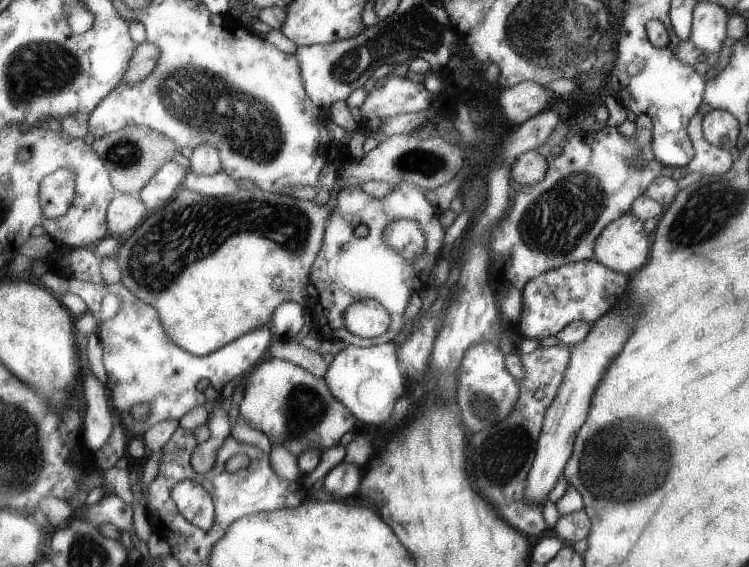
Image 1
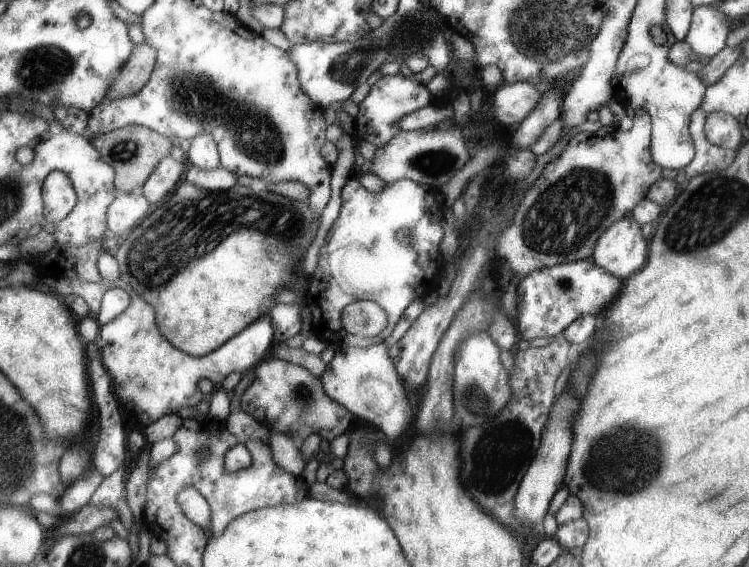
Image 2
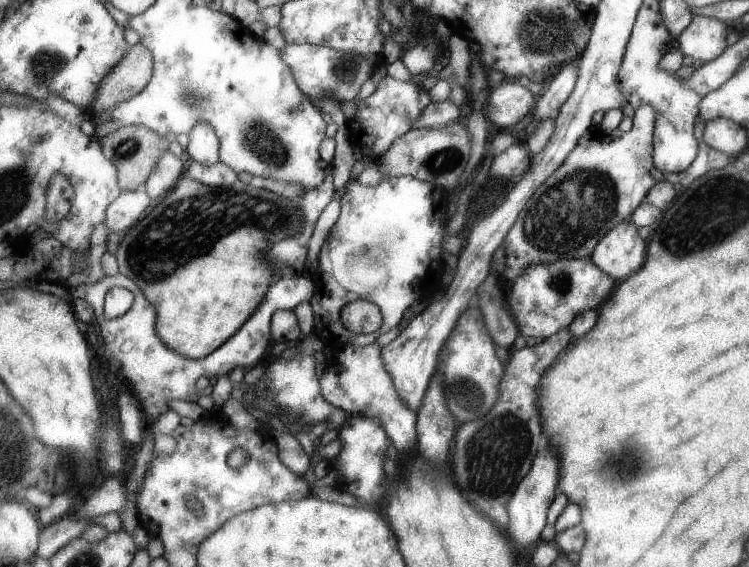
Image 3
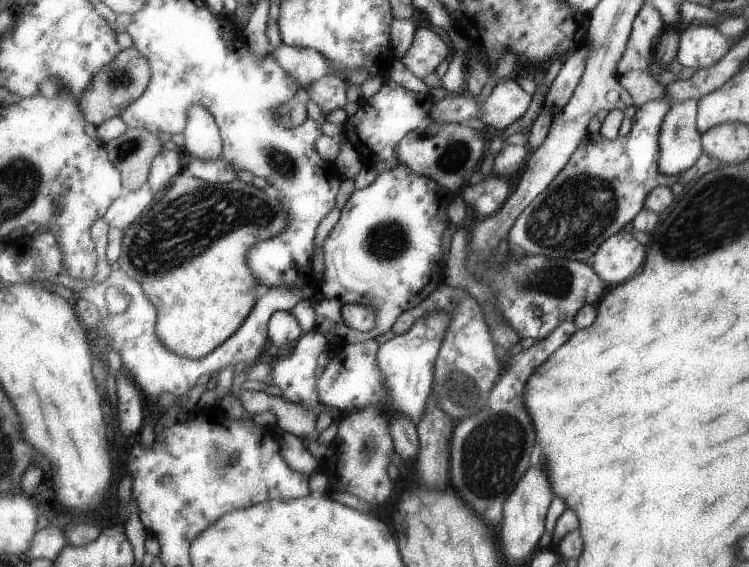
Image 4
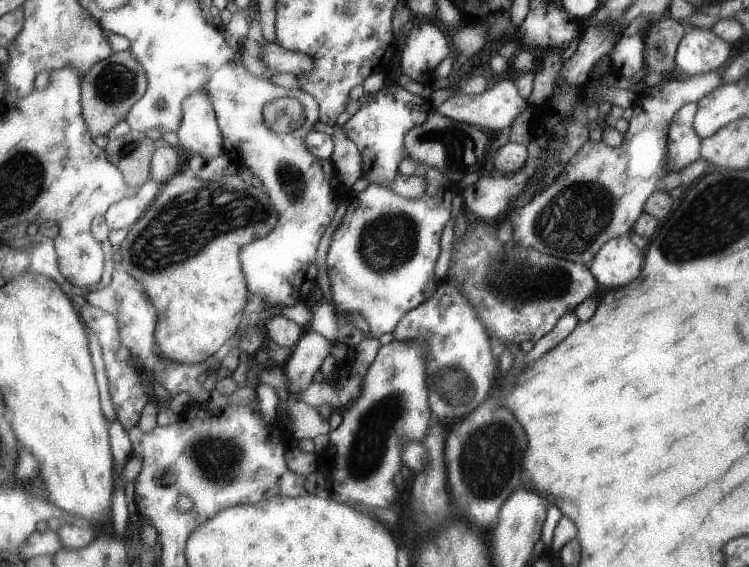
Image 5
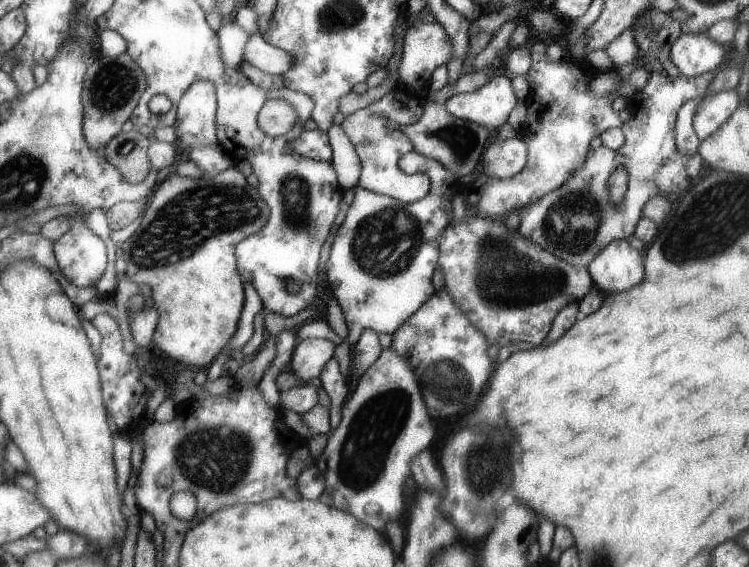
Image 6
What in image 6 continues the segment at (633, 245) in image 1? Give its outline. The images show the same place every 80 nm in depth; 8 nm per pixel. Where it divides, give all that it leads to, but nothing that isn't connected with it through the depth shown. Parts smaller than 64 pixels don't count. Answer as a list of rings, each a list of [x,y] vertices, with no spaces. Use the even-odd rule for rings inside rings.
[[[627,239],[612,240],[593,257],[586,269],[594,287],[603,292],[616,293],[631,289],[643,277],[641,254]]]

